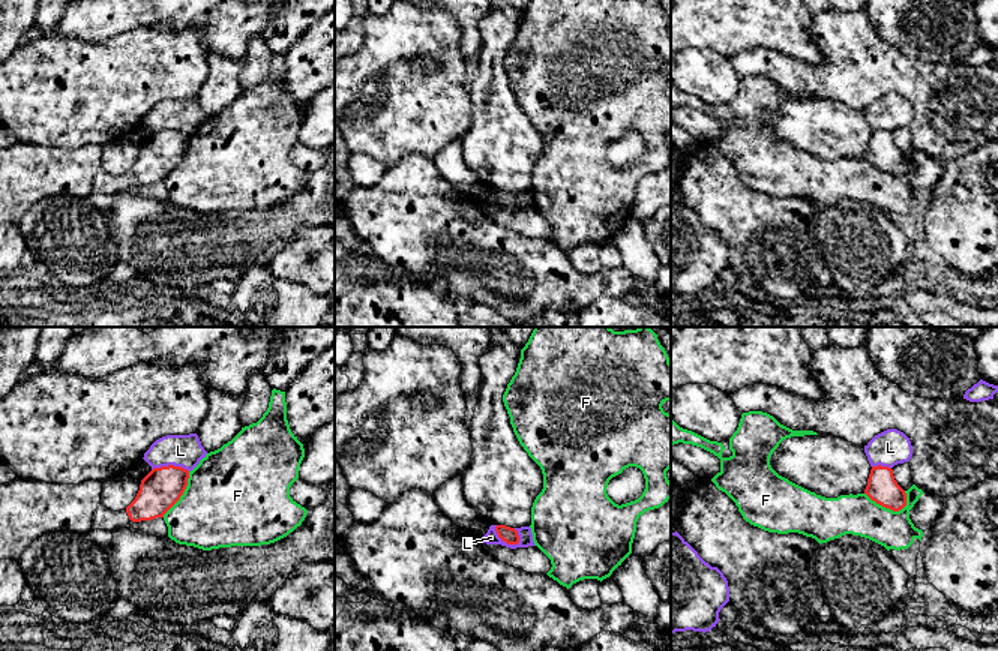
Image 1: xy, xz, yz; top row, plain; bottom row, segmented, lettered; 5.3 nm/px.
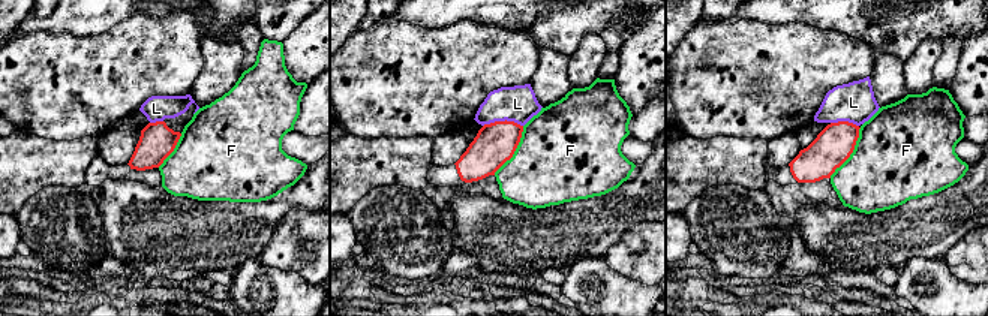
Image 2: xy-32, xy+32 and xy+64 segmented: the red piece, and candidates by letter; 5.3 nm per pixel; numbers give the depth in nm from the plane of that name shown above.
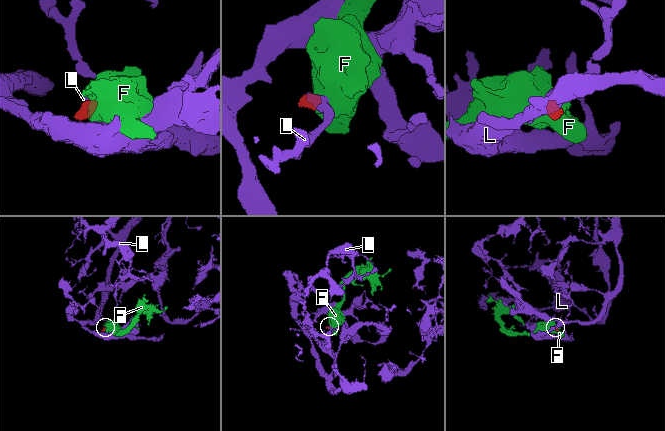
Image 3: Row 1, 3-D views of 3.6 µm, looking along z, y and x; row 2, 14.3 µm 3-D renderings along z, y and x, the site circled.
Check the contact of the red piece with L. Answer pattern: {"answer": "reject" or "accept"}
{"answer": "reject"}

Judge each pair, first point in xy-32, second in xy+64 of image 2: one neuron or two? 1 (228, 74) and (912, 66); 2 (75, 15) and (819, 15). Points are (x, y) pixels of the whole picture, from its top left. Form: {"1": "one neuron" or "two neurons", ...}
{"1": "two neurons", "2": "one neuron"}

